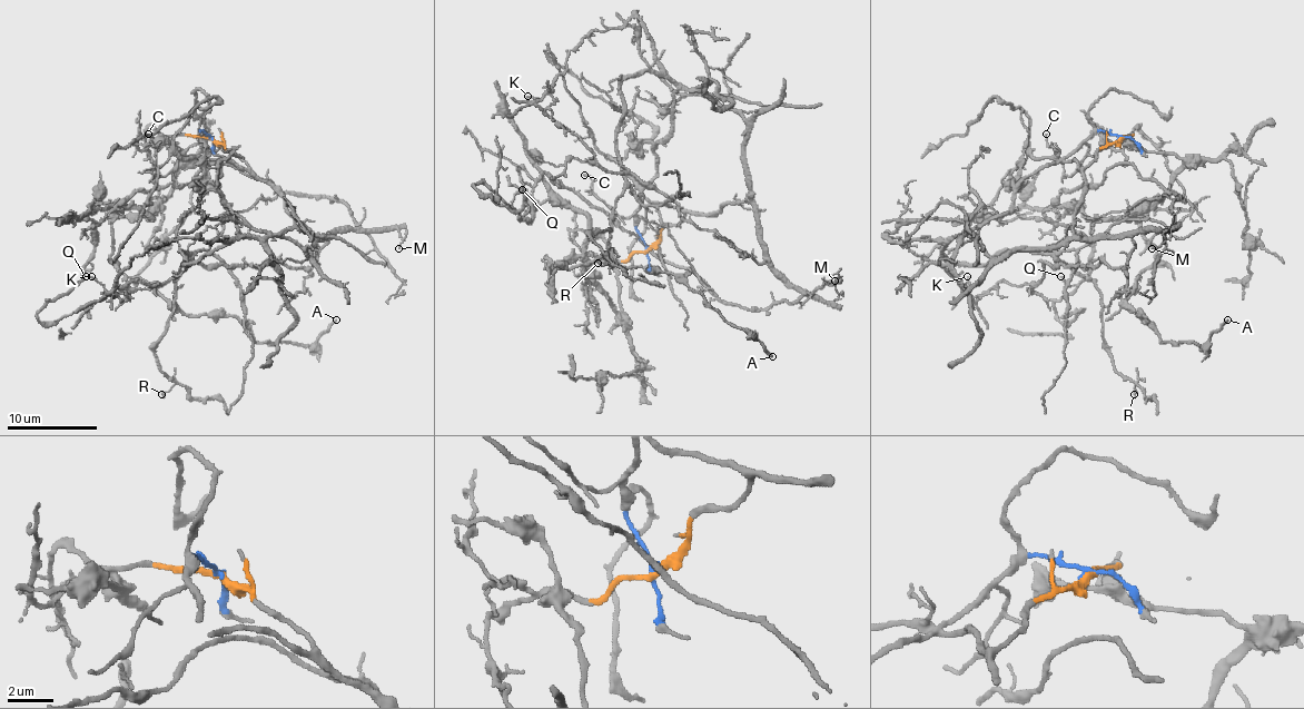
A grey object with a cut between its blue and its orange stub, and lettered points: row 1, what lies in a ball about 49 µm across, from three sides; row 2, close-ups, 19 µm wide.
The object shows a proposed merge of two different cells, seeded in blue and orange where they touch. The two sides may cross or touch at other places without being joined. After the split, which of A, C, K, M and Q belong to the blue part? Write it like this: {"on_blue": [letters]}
{"on_blue": ["C", "K"]}

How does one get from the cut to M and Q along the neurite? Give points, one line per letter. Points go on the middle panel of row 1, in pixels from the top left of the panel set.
M: (646, 249), (685, 213), (749, 202), (764, 258), (793, 286), (832, 302), (835, 281)
Q: (646, 249), (609, 261), (618, 311), (585, 252), (588, 218), (545, 175), (520, 218), (523, 188)

